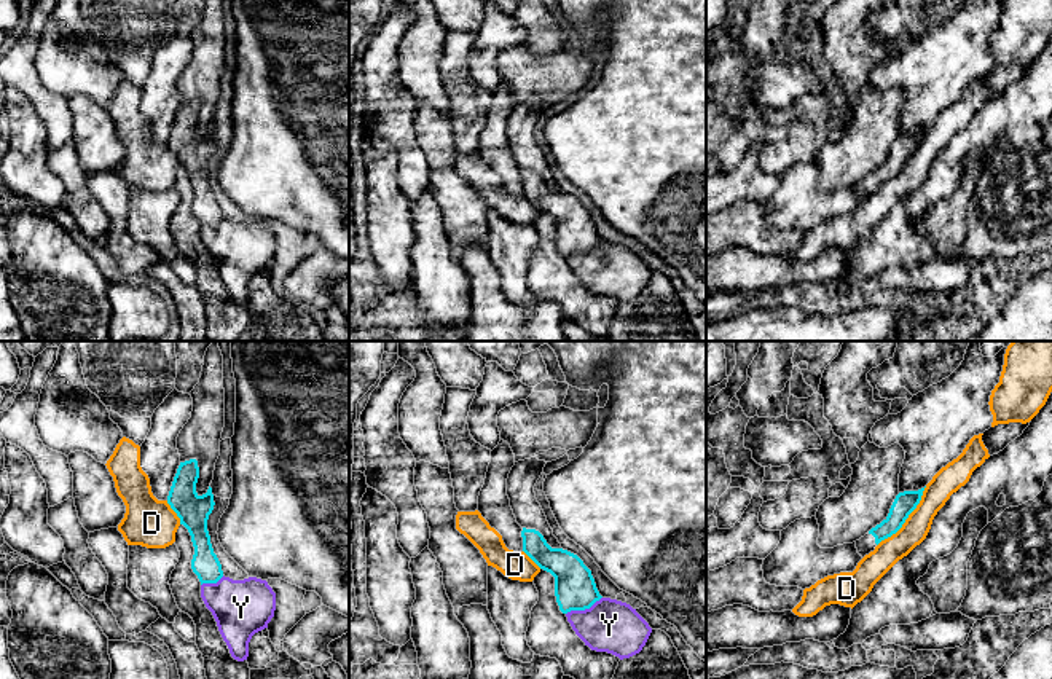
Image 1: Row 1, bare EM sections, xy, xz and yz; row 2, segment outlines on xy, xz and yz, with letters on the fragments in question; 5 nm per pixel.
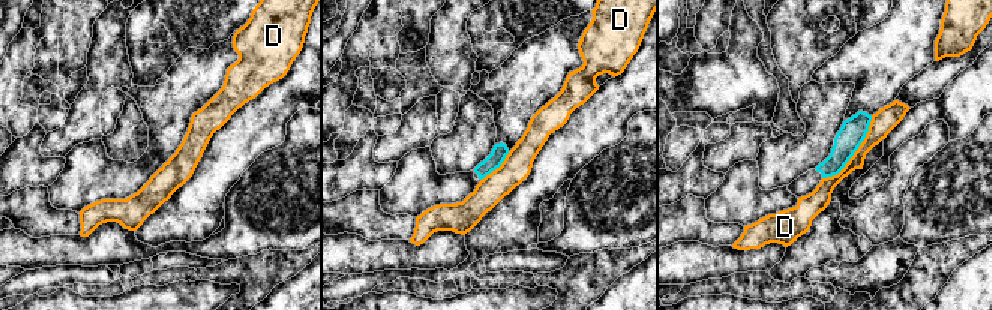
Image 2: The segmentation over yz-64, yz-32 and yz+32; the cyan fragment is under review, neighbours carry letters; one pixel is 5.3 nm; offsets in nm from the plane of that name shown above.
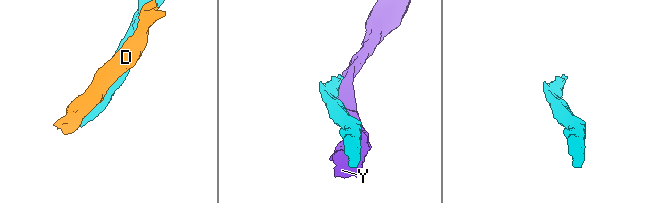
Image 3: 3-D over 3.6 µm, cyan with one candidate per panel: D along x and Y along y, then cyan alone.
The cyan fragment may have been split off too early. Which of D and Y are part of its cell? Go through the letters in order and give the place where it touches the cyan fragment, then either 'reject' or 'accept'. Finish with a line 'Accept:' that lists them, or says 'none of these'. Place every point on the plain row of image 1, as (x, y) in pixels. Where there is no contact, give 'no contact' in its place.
D: yz (907, 160) | reject
Y: xz (584, 252) | reject
Accept: none of these

